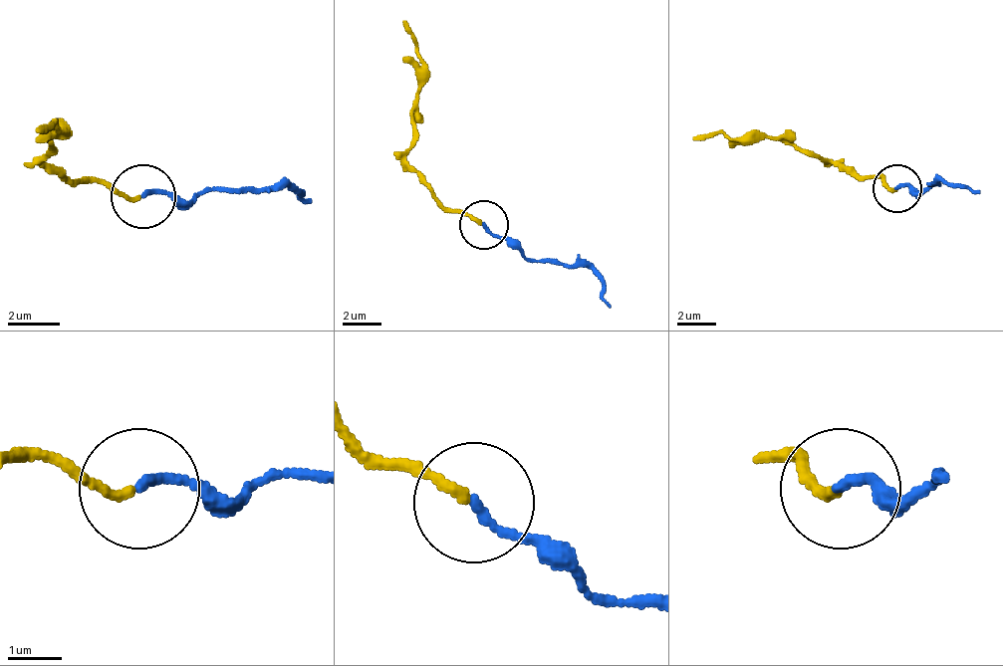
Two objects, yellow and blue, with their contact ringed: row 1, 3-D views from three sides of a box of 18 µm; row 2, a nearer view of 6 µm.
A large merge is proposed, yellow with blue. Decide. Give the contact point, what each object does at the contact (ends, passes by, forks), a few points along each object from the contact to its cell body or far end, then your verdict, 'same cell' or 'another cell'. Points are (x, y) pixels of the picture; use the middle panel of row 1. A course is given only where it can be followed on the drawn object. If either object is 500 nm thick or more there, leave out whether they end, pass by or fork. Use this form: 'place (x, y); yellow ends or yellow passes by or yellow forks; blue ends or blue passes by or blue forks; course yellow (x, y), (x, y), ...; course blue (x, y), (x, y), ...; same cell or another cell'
place (483, 225); yellow ends; blue ends; course yellow (482, 223), (448, 209), (409, 160), (419, 107), (419, 58), (404, 19); course blue (482, 223), (506, 238), (526, 257), (589, 267), (609, 306); another cell

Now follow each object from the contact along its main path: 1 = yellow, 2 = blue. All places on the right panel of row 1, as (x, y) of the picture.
1: (895, 189), (881, 179), (833, 165), (779, 140), (730, 140), (711, 131), (691, 140)
2: (895, 189), (910, 184), (920, 194), (939, 179), (978, 194)

